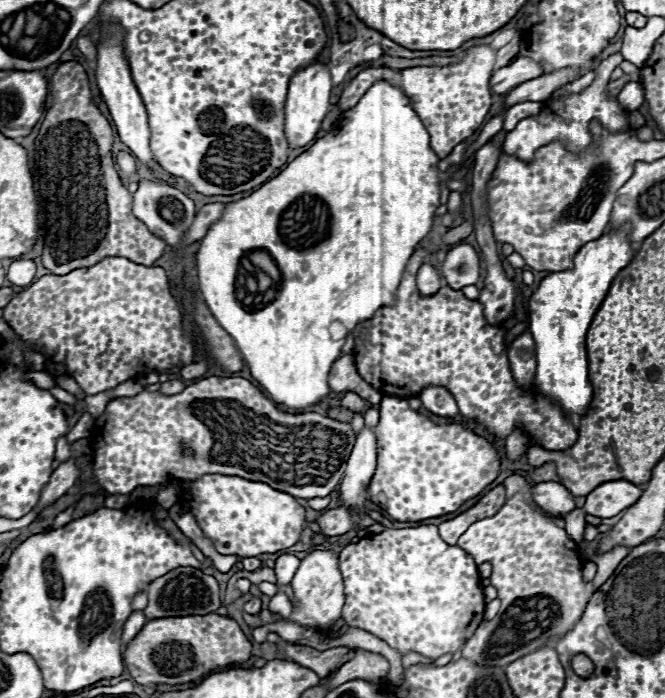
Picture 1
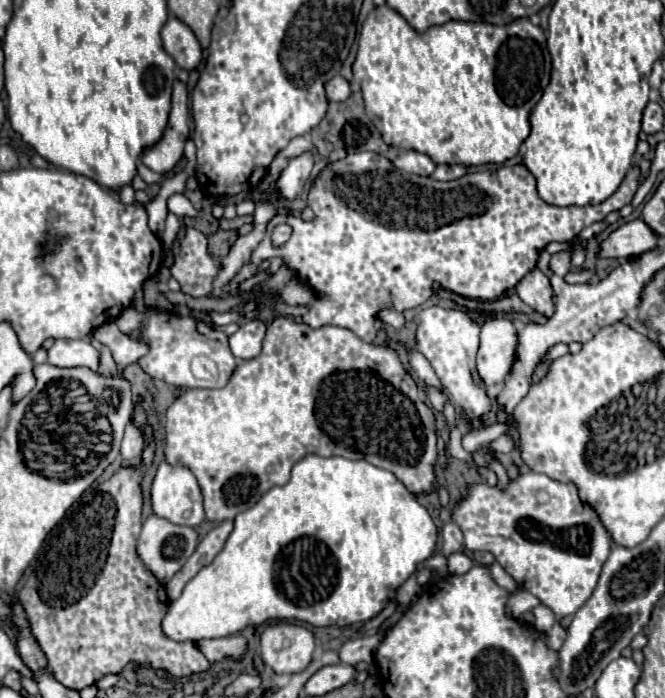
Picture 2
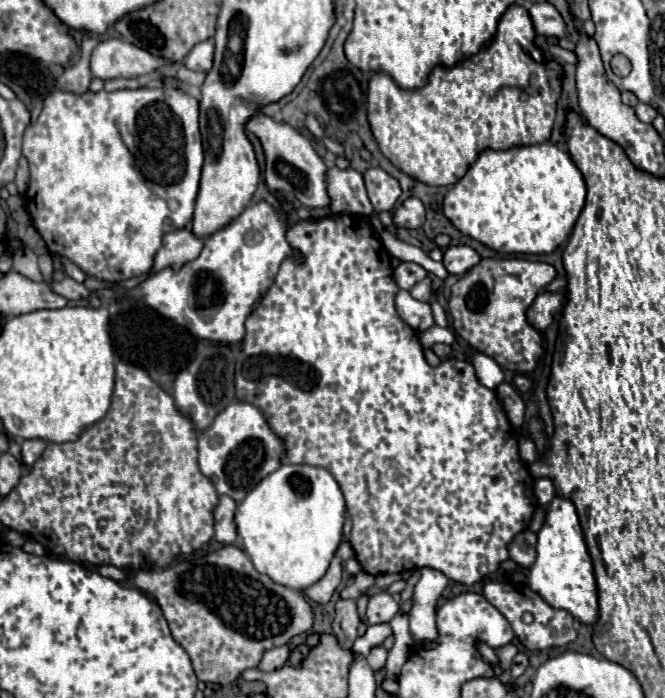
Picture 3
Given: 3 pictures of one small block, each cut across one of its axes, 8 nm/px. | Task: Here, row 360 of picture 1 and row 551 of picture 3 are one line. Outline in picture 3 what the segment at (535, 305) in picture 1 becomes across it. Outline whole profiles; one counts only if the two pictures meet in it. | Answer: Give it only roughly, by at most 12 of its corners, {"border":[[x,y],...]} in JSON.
{"border":[[556,496],[528,586],[582,624],[598,620],[576,508]]}

